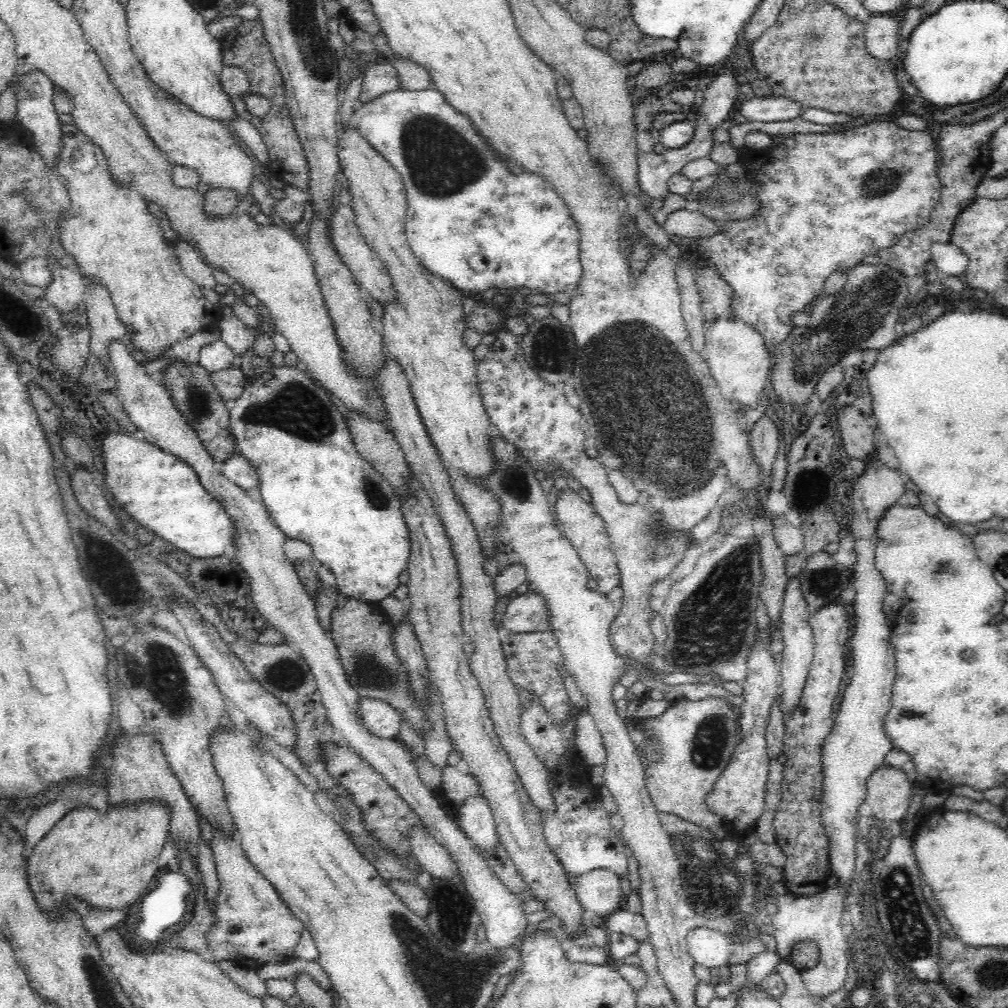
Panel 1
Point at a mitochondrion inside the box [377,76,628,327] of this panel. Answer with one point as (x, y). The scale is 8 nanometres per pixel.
(442, 161)

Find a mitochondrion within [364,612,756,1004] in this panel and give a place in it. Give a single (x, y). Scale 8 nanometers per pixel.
(450, 912)

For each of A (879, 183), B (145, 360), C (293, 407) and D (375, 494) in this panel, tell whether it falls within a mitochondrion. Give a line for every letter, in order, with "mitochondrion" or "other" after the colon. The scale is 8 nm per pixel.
A: mitochondrion
B: other
C: mitochondrion
D: mitochondrion

